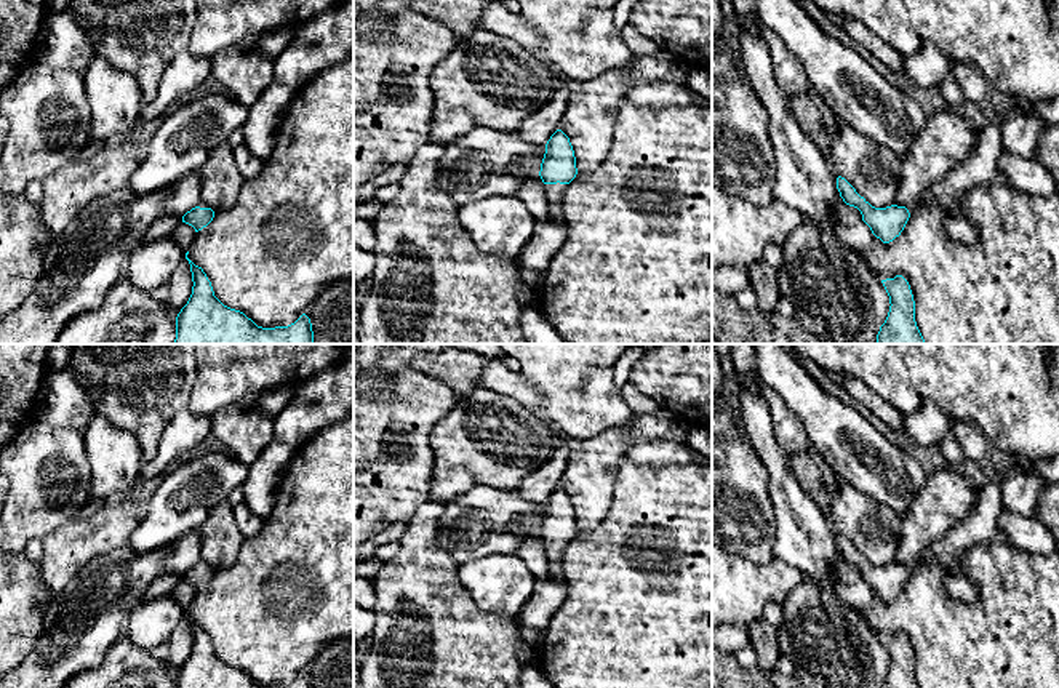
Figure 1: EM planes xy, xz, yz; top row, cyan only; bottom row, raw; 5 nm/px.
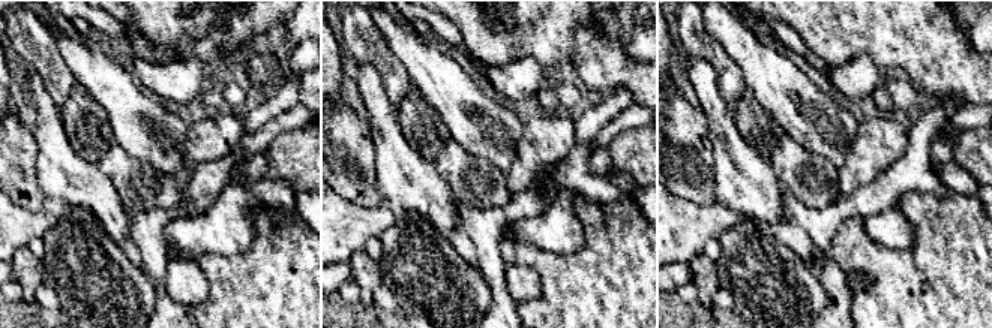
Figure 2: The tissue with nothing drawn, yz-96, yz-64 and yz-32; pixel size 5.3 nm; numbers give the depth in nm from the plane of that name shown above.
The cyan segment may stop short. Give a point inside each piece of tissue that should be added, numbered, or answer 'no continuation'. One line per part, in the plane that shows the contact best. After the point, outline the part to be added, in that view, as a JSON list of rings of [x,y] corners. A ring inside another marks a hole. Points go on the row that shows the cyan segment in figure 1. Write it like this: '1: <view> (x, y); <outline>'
1: xz (554, 192); [[[545,184],[545,194],[547,194],[547,200],[549,200],[549,210],[550,214],[557,219],[565,219],[563,216],[563,205],[561,205],[561,198],[563,198],[563,192],[566,189],[566,184]]]

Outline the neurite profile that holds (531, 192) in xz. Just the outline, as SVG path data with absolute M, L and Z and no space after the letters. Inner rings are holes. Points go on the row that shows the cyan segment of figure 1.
M525 179L515 195L526 205L536 221L542 221L550 214L544 182Z

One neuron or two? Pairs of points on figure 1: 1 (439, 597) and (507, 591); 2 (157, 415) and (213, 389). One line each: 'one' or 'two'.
1: two
2: two

